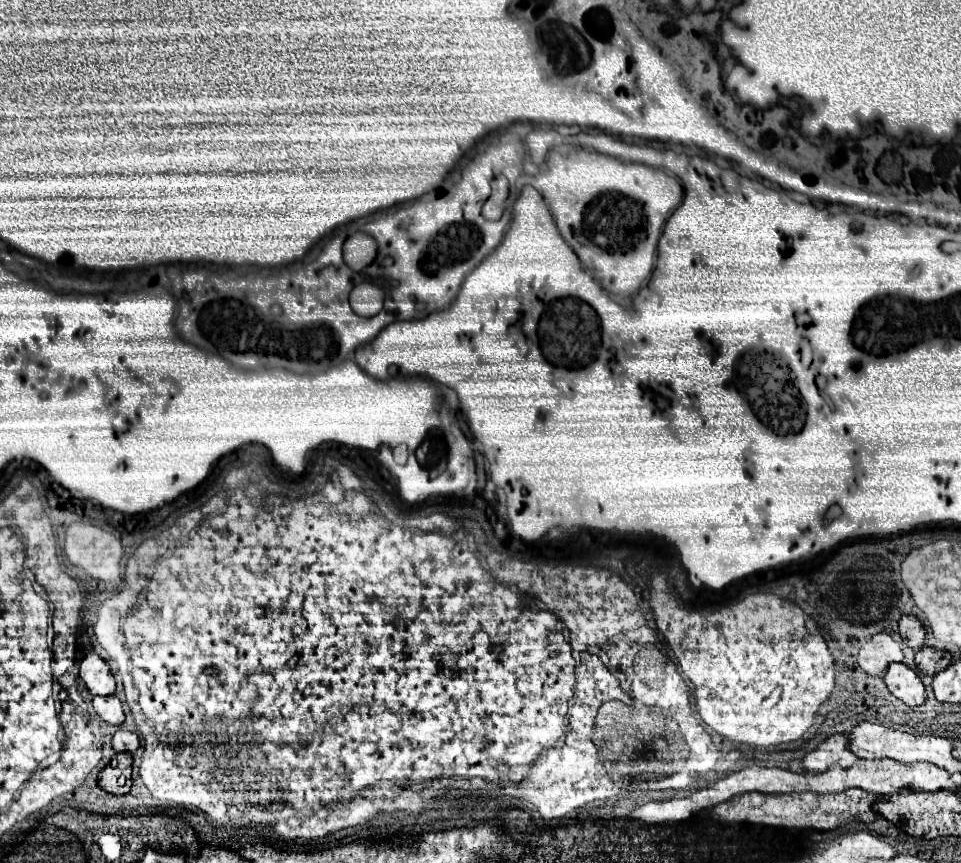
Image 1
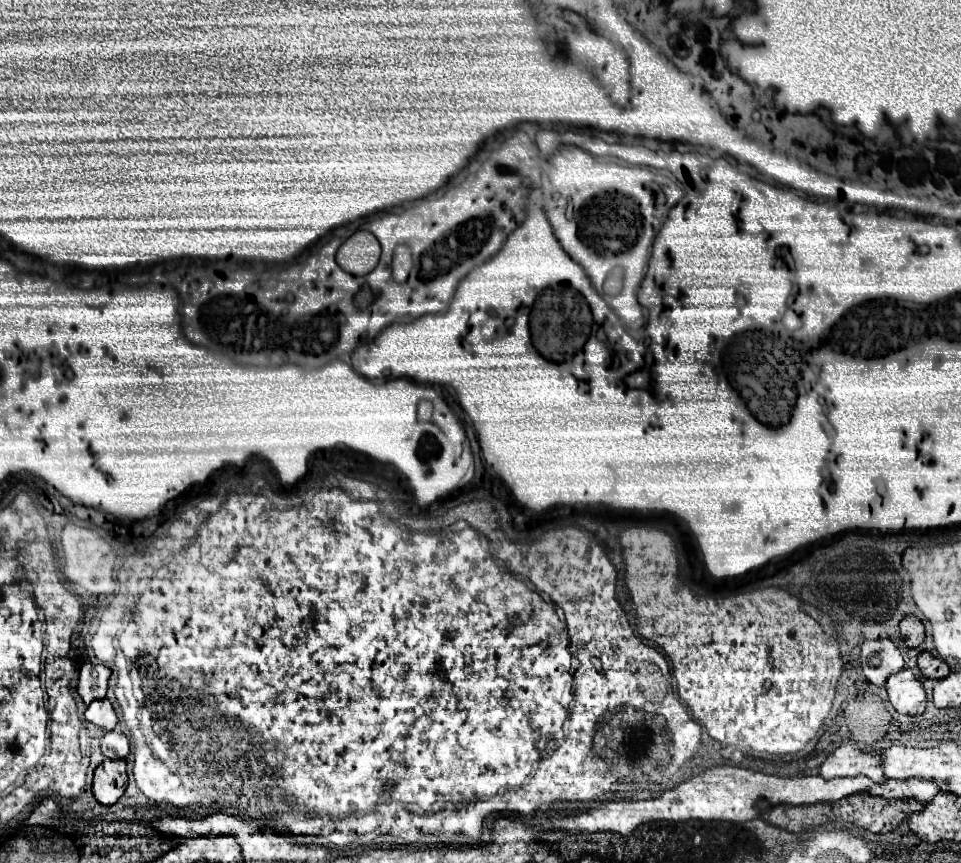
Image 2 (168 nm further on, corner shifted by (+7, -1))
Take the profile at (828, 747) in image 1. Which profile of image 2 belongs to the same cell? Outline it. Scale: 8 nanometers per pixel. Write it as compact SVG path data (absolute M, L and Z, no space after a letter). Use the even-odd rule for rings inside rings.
M843 742L819 768L821 776L831 778L845 778L845 776L867 776L873 782L887 782L881 770L881 754L863 752L853 742Z

